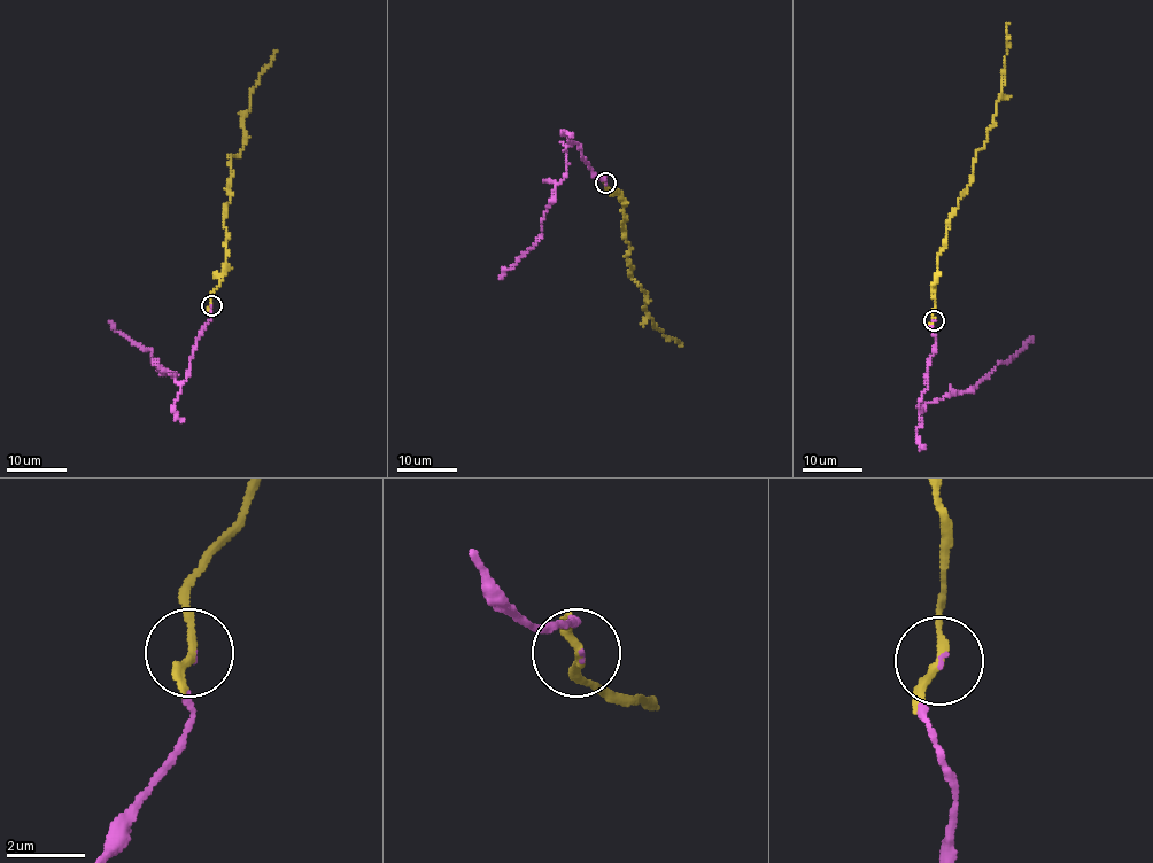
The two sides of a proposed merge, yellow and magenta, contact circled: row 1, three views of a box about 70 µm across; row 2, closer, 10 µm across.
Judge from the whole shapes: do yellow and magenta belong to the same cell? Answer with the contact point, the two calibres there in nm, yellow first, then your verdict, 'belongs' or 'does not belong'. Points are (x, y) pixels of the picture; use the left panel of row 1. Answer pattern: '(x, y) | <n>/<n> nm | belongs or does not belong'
(211, 305) | 190/50 nm | belongs

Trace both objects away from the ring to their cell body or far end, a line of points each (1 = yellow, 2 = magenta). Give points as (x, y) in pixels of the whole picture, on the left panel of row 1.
1: (211, 305), (226, 256), (230, 157), (244, 145), (241, 117), (277, 52)
2: (211, 305), (211, 316), (195, 342), (187, 378), (179, 383), (151, 358), (153, 351), (116, 331), (109, 321)

